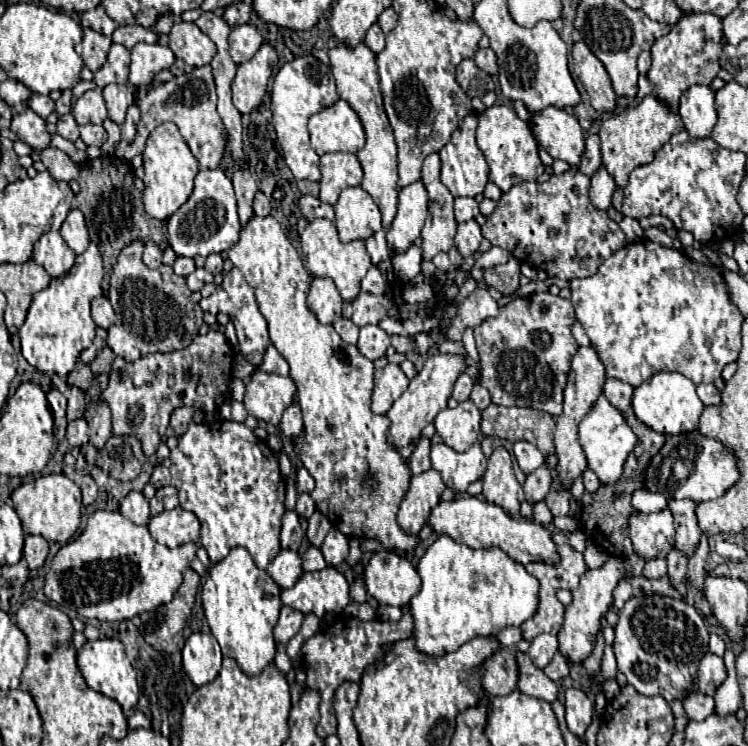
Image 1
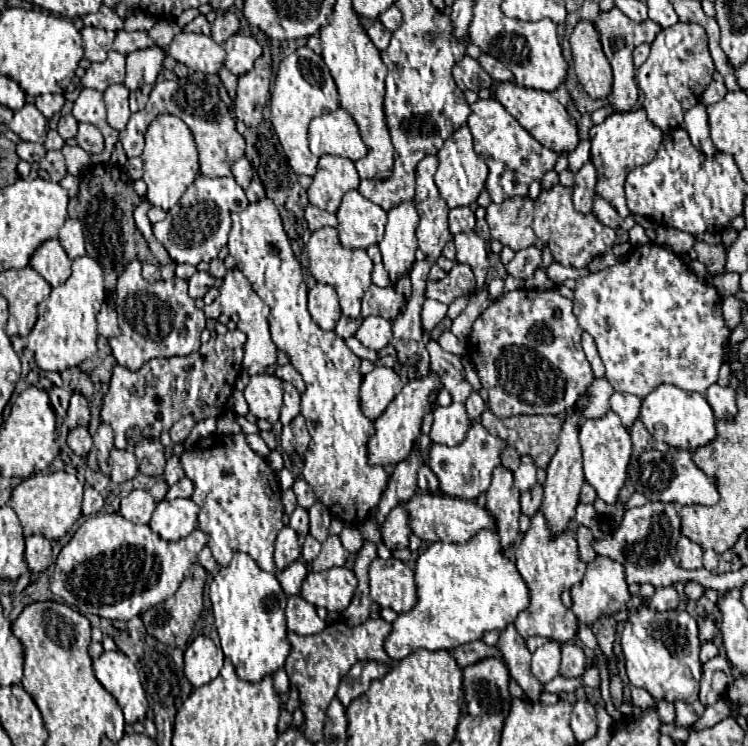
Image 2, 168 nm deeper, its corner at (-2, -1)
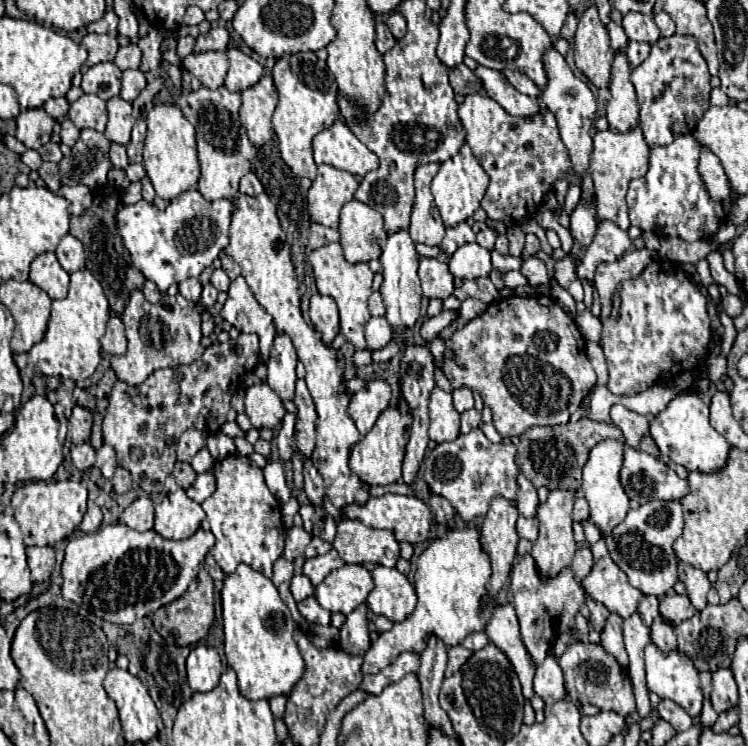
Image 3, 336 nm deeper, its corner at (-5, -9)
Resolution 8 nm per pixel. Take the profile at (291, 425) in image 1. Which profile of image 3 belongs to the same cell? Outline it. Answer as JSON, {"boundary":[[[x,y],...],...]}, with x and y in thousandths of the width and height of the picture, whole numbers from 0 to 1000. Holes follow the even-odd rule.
{"boundary":[[[372,446],[366,452],[358,489],[358,516],[369,524],[374,535],[393,532],[393,513],[396,513],[396,468],[390,454],[382,446]]]}

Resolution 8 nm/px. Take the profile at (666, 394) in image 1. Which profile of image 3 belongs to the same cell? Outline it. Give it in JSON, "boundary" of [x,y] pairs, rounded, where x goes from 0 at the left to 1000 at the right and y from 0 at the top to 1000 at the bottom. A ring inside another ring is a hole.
{"boundary":[[[920,527],[898,535],[893,546],[872,562],[869,583],[877,591],[885,610],[896,613],[896,618],[917,626],[920,631],[960,634],[973,618],[976,594],[949,570],[947,543],[930,527]]]}

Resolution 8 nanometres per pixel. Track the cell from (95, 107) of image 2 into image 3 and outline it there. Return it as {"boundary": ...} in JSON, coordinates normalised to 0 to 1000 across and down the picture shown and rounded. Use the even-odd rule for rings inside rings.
{"boundary":[[[110,127],[107,133],[102,133],[94,141],[91,149],[94,162],[104,170],[104,173],[128,173],[136,176],[142,173],[142,162],[144,162],[144,151],[142,151],[142,138],[131,130],[131,127]]]}

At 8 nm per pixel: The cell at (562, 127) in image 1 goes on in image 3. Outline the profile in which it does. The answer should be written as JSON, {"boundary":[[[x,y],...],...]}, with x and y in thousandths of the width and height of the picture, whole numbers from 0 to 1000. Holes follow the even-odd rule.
{"boundary":[[[639,87],[634,92],[634,98],[644,109],[650,125],[658,133],[663,133],[674,143],[674,149],[679,149],[682,154],[687,154],[687,157],[706,157],[706,154],[717,154],[717,149],[722,149],[719,133],[711,133],[706,127],[693,125],[682,114],[682,109],[674,103],[671,95]]]}

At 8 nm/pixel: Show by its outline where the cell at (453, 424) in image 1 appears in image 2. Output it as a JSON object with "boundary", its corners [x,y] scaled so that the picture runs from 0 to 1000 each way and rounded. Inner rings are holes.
{"boundary":[[[603,540],[600,546],[582,546],[579,575],[574,586],[579,594],[606,599],[619,594],[627,572],[630,572],[630,562],[619,540]]]}

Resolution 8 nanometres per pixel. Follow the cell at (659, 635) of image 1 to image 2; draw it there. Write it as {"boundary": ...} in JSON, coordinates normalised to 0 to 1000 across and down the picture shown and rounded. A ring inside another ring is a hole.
{"boundary":[[[857,811],[836,835],[830,849],[836,897],[844,918],[870,929],[876,940],[918,940],[926,942],[934,932],[937,886],[934,886],[934,840],[918,819],[876,819]]]}

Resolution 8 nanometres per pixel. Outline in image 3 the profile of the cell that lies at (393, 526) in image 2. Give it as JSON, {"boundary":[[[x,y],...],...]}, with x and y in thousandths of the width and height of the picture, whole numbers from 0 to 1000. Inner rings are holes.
{"boundary":[[[457,696],[452,701],[452,714],[444,731],[460,755],[505,755],[513,760],[529,760],[529,752],[535,749],[535,733],[524,712],[497,709],[476,696]]]}

